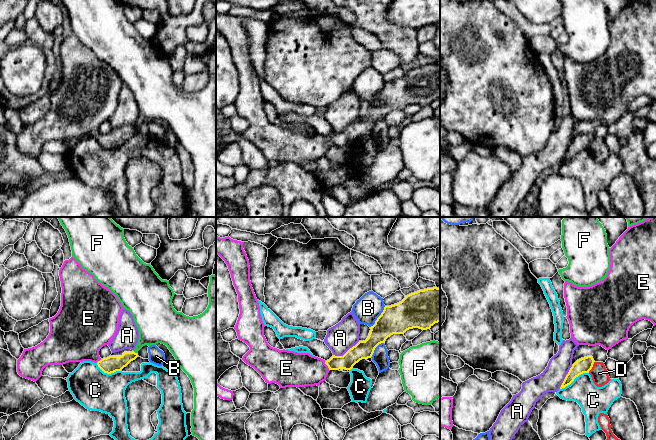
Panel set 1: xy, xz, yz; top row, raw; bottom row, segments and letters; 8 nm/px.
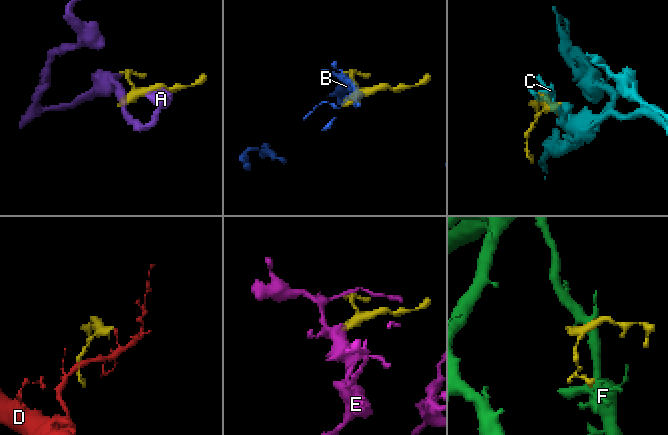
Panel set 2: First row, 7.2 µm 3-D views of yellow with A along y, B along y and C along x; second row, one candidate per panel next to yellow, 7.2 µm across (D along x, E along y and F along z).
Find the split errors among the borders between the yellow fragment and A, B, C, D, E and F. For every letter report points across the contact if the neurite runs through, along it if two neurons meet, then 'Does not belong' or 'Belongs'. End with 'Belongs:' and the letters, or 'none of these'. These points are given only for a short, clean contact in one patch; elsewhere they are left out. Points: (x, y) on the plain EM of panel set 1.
A: Boundary: xz (359, 117), (342, 131), (333, 131). Does not belong
B: Does not belong
C: Does not belong
D: Boundary: yz (594, 137), (588, 148). Does not belong
E: Path across: xz (355, 130), (346, 138), (327, 141), (315, 146), (297, 146). Belongs
F: Boundary: xy (133, 126), (136, 129). Does not belong
Belongs: E

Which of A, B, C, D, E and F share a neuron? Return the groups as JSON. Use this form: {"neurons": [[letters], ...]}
{"neurons": [["A"], ["B"], ["C"], ["D"], ["E"], ["F"]]}

